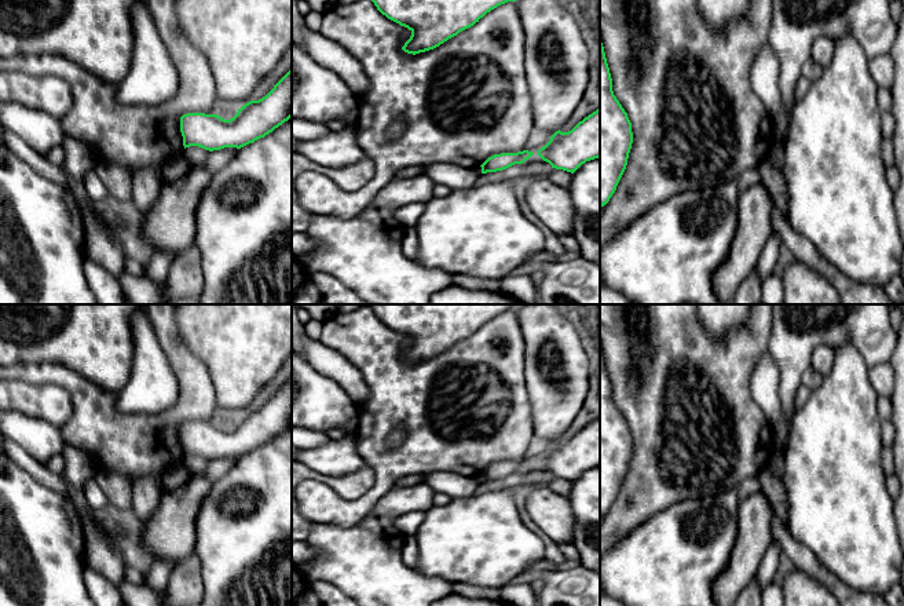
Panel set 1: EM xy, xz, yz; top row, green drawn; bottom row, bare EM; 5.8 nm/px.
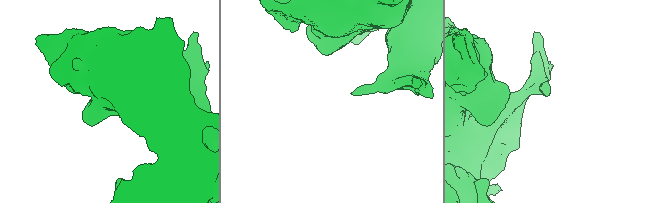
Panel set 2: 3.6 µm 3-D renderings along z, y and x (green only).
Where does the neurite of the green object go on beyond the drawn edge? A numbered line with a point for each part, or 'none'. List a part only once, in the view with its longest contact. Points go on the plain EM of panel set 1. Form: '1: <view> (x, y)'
none

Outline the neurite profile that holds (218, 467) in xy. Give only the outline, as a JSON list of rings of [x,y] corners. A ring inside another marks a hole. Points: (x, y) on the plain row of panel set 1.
[[[224,456],[220,459],[213,459],[204,472],[204,477],[211,481],[216,482],[219,478],[226,475],[237,463],[239,457],[237,456]]]

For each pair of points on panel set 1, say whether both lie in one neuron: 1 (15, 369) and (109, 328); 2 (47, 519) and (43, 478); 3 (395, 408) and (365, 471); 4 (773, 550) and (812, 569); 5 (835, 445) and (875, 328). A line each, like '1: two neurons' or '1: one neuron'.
1: two neurons
2: two neurons
3: two neurons
4: two neurons
5: two neurons

